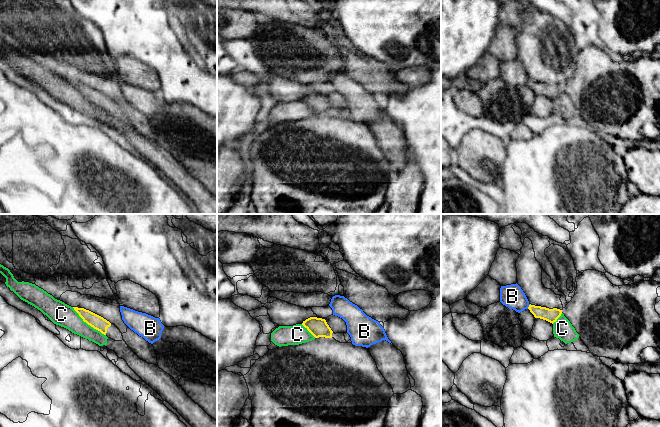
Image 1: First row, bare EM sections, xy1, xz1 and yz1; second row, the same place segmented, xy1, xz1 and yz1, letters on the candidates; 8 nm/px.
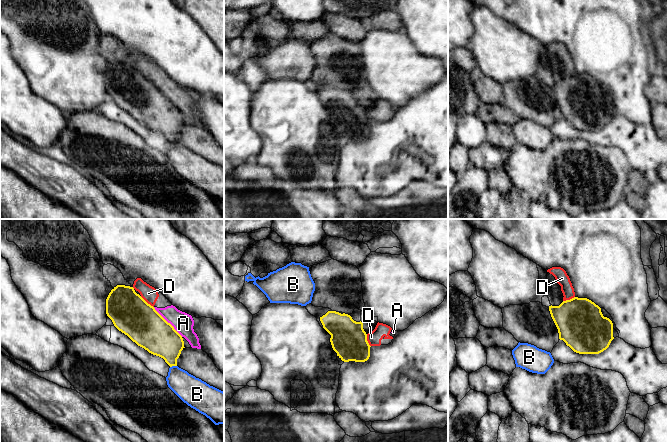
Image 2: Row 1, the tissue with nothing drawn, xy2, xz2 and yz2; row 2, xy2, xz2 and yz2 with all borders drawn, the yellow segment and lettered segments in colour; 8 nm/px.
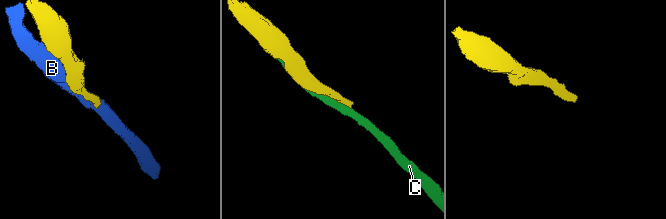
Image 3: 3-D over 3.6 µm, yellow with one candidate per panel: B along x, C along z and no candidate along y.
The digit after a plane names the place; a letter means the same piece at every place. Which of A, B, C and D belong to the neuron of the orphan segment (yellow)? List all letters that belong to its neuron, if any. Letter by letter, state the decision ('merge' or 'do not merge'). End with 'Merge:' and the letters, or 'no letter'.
A: do not merge
B: do not merge
C: do not merge
D: do not merge
Merge: no letter

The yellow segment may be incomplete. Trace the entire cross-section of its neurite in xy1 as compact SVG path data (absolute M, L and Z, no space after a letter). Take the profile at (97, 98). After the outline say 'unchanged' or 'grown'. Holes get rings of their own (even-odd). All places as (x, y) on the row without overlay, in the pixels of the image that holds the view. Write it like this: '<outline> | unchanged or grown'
M73 83L73 84L83 95L84 98L86 98L94 105L100 107L102 110L106 111L108 114L111 114L115 117L123 116L122 109L114 100L111 100L103 93L84 84L78 84L78 83Z | grown

